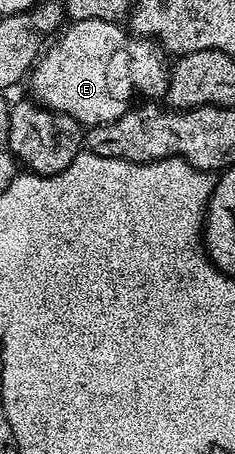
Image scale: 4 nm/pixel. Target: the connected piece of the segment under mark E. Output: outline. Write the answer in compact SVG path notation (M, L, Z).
M110 20L69 23L59 33L60 41L37 59L30 73L31 95L51 112L66 114L81 126L122 118L133 103L135 92L145 92L148 98L163 97L168 90L170 68L160 61L157 45L150 40L141 40L125 29L123 32L120 27L119 23Z

